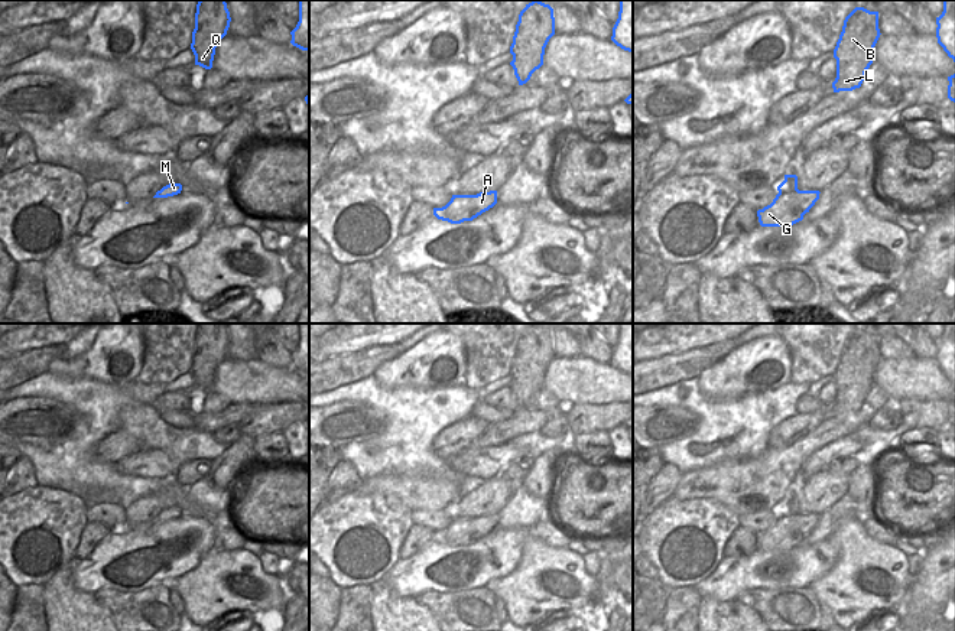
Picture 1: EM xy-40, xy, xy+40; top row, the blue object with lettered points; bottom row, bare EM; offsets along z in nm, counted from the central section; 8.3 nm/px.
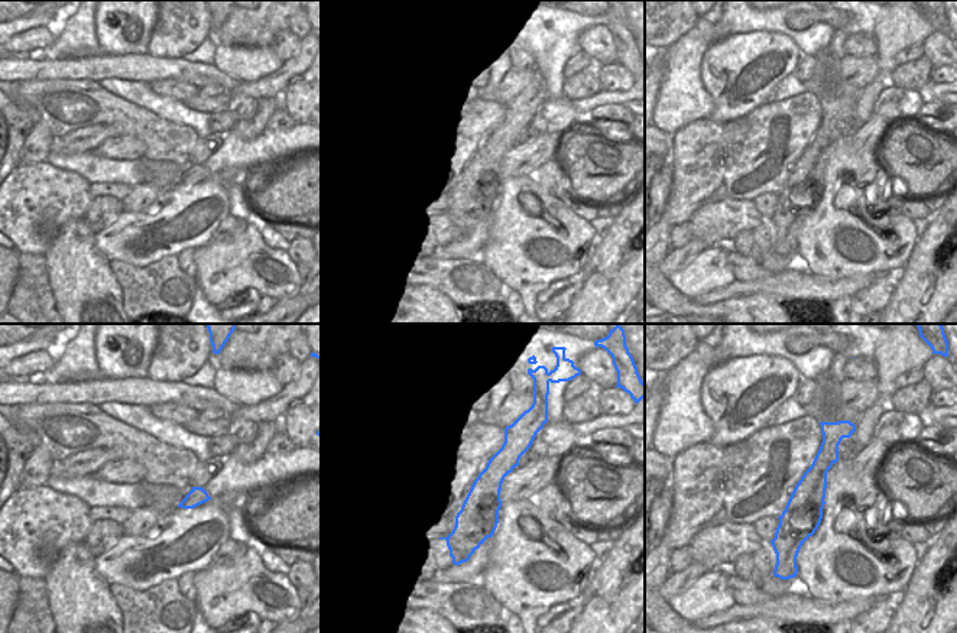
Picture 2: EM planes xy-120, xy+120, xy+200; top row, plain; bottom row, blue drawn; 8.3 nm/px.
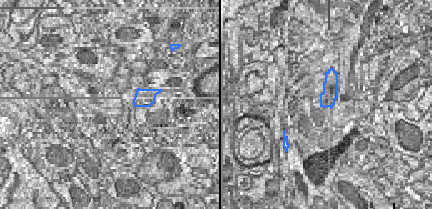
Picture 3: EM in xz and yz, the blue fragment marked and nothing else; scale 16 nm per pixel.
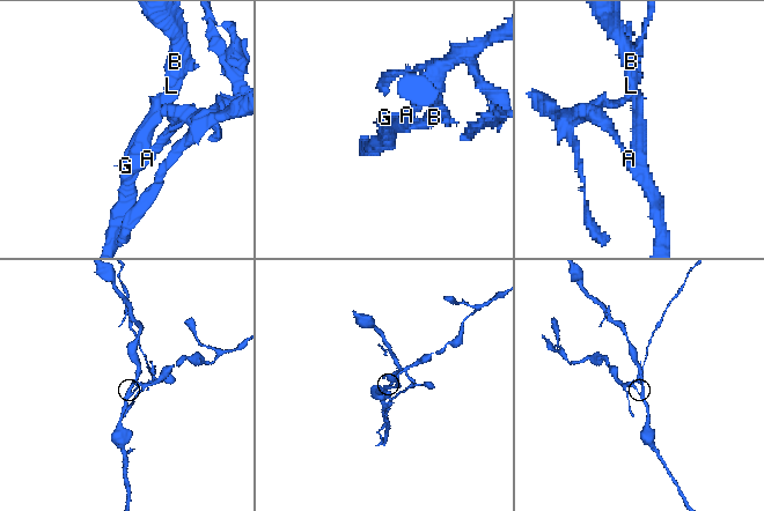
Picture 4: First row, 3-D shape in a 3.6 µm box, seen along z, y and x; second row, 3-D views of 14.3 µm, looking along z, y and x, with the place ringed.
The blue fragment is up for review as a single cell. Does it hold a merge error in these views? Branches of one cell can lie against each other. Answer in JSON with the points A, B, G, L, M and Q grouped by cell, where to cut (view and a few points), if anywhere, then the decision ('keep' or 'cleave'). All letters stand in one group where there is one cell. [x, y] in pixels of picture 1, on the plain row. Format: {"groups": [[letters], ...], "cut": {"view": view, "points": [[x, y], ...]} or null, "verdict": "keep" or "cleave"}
{"groups": [["A", "M"], ["B", "G", "L", "Q"]], "cut": {"view": "xy+40", "points": [[779, 514], [793, 519], [796, 521], [796, 532], [804, 537]]}, "verdict": "cleave"}

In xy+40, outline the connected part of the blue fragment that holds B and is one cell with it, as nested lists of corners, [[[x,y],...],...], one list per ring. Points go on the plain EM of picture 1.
[[[855,331],[844,344],[834,373],[837,401],[834,416],[860,412],[873,387],[874,370],[880,361],[878,335]]]

